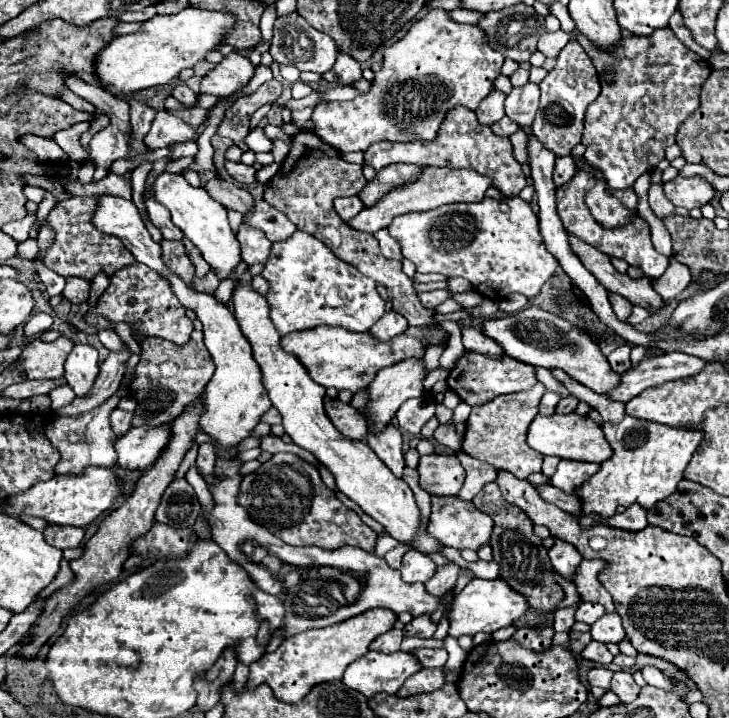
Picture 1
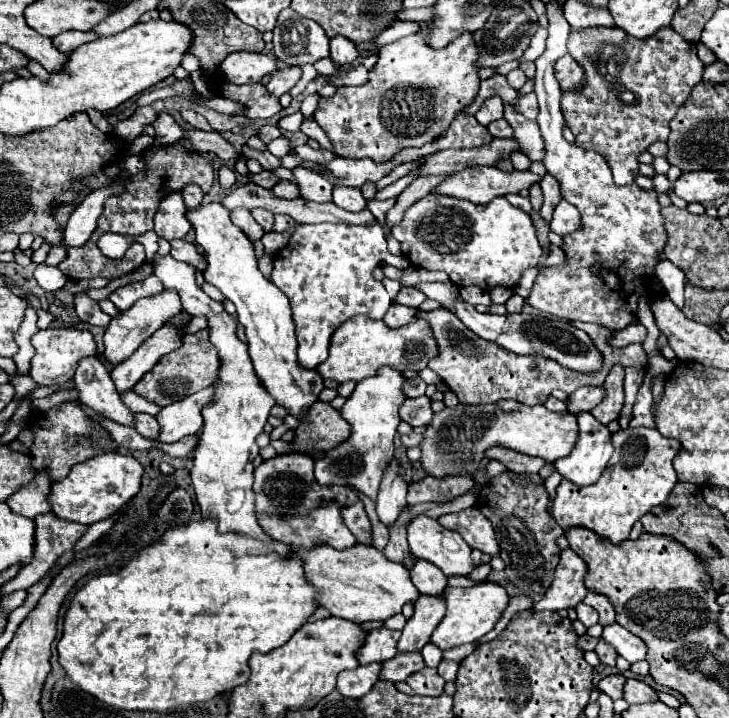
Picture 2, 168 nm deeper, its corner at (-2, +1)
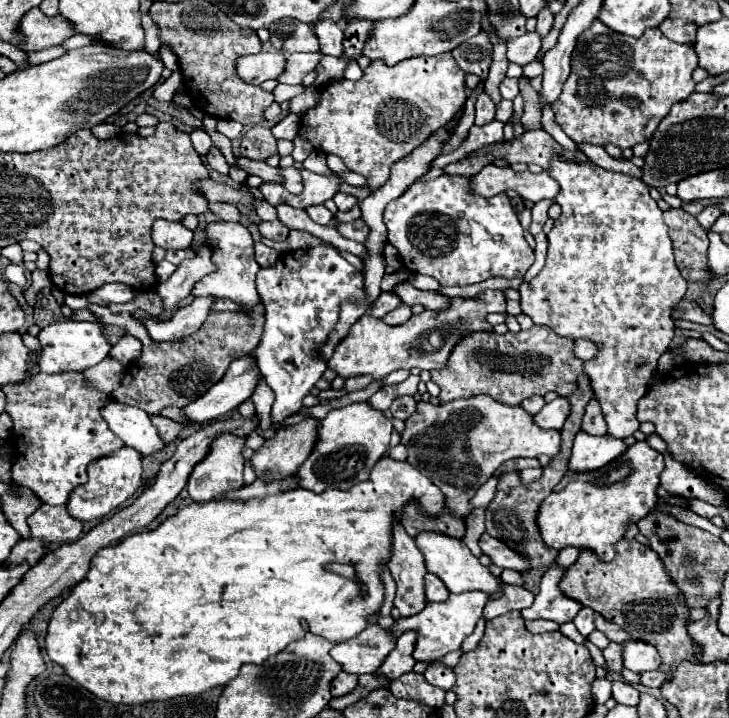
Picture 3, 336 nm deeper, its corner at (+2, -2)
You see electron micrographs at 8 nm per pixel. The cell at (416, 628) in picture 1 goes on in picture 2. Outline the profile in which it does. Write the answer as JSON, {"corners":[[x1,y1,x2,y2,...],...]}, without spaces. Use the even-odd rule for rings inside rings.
{"corners":[[420,595,414,615,406,621,398,651,420,651,432,637,432,631,444,617,444,595]]}

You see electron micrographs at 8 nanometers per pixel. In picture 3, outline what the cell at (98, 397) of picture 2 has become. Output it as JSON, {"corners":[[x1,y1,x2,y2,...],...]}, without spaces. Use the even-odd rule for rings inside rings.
{"corners":[[110,402,102,410,102,416,106,418,110,430,118,438,122,438,126,446,138,450,144,456,160,452,166,446,158,430,152,426,150,416,136,406,124,406,118,402]]}

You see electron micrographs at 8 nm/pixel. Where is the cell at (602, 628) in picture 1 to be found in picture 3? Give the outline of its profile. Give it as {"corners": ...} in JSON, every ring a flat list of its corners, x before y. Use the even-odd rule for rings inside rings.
{"corners":[[624,642,624,666,632,672,658,670,662,666,660,654,652,644,646,642]]}

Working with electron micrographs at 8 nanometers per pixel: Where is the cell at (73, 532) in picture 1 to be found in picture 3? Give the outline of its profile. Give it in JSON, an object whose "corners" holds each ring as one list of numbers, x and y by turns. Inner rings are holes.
{"corners":[[42,504,28,518,28,526,32,530,32,538,44,538,52,546,72,542,82,536,82,522,68,514,66,504,64,506]]}

